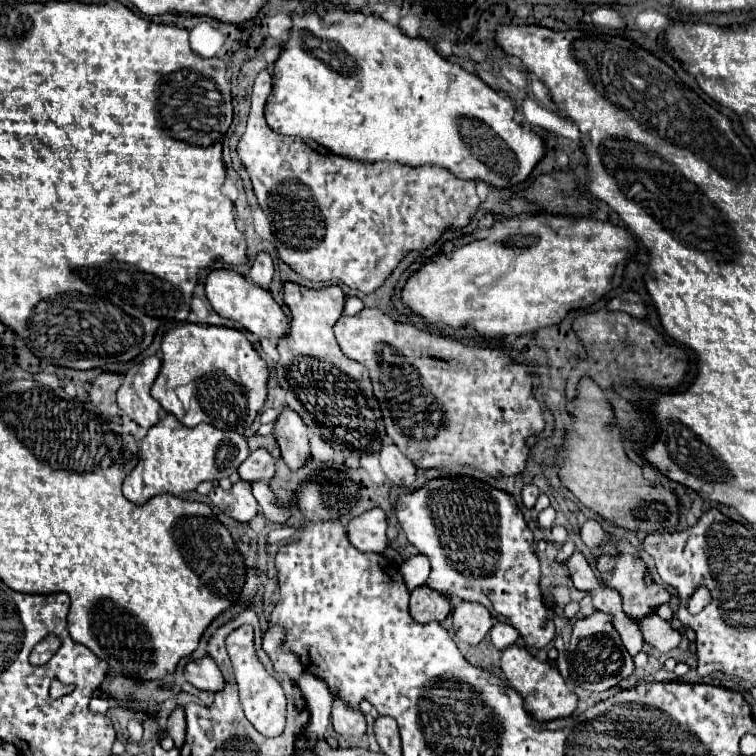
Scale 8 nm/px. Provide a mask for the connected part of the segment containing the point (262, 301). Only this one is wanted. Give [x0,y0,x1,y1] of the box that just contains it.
[205,268,289,338]

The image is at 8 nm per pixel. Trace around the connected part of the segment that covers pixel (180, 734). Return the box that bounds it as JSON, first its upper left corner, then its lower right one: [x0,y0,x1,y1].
[167,706,187,748]

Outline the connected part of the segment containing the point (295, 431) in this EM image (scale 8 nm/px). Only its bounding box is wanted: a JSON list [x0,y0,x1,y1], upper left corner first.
[275,406,309,470]

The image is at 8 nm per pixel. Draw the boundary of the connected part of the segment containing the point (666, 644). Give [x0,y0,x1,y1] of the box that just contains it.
[637,614,681,652]

